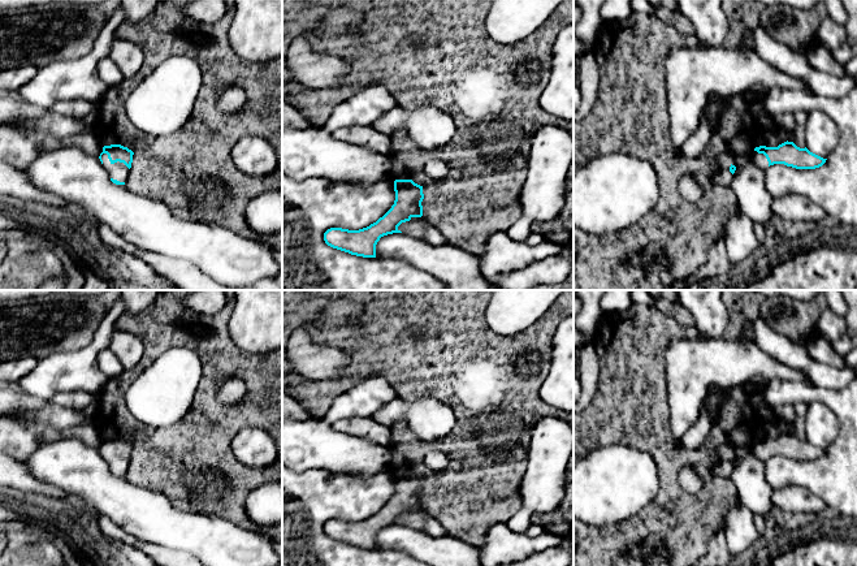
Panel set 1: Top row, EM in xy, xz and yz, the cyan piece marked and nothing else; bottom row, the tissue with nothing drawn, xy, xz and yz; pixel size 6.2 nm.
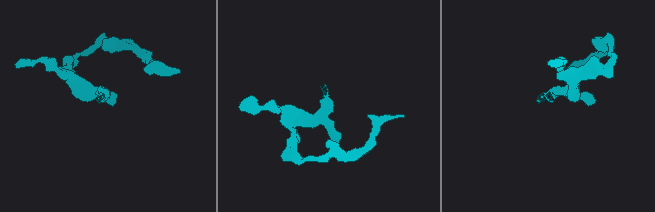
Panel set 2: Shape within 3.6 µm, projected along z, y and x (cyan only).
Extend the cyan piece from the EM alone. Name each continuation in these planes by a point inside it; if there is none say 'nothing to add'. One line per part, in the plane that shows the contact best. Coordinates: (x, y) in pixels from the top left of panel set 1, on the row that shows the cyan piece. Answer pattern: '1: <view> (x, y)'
1: xy (118, 171)

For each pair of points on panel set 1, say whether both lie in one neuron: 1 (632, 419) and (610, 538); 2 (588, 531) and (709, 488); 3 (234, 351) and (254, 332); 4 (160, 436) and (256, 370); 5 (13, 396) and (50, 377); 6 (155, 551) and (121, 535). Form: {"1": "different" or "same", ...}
{"1": "same", "2": "same", "3": "different", "4": "same", "5": "different", "6": "same"}

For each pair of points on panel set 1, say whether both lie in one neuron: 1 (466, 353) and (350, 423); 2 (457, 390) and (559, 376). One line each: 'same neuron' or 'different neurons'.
1: different neurons
2: different neurons

